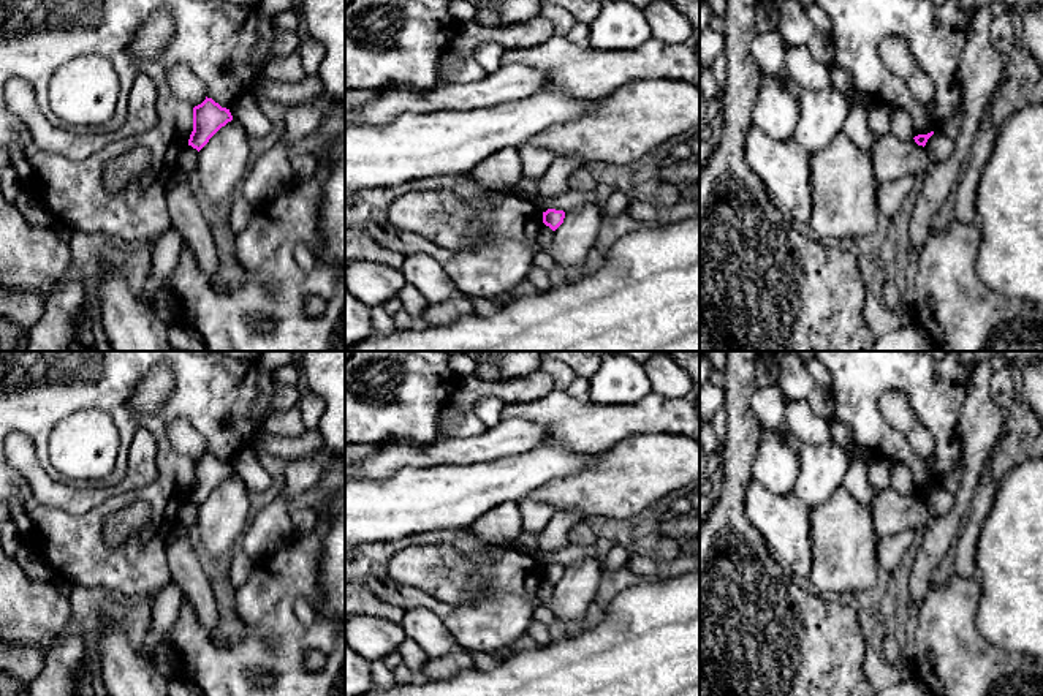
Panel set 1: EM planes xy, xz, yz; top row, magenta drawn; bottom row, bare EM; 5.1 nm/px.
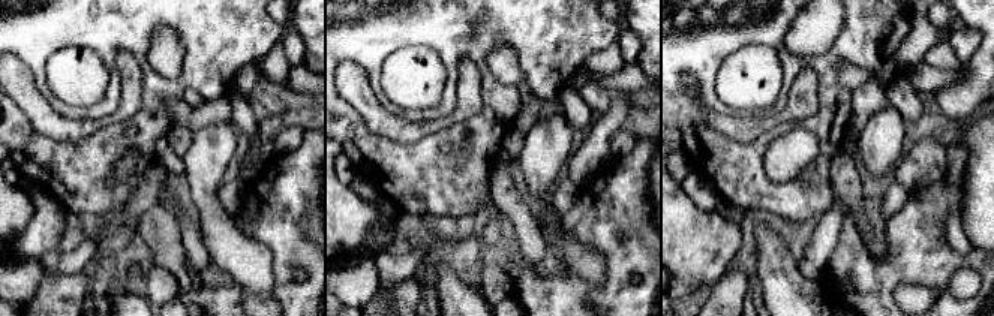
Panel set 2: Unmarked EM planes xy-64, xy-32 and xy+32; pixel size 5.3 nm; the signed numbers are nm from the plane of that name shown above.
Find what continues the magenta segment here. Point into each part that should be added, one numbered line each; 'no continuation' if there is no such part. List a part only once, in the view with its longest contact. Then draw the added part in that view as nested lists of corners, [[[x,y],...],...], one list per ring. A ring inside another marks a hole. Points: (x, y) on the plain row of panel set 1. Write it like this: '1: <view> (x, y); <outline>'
no continuation

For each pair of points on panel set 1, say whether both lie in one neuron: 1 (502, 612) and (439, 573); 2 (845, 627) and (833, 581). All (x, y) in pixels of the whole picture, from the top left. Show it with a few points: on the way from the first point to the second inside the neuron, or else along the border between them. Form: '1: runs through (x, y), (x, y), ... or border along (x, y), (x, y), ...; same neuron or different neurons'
1: border along (480, 598), (474, 603), (443, 601); different neurons
2: border along (815, 592), (831, 598); different neurons

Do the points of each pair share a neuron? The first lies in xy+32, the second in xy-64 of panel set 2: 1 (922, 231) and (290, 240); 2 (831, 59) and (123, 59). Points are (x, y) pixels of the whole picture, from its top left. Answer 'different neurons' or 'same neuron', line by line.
1: same neuron
2: different neurons

